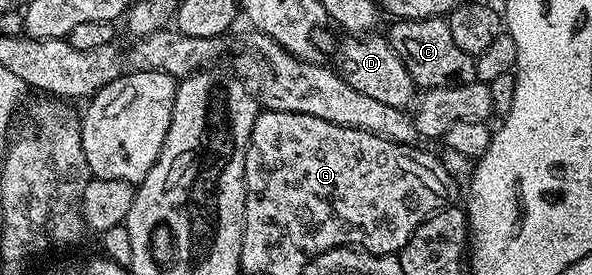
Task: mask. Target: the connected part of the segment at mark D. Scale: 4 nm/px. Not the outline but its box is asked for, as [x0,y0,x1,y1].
[338,35,417,109]

